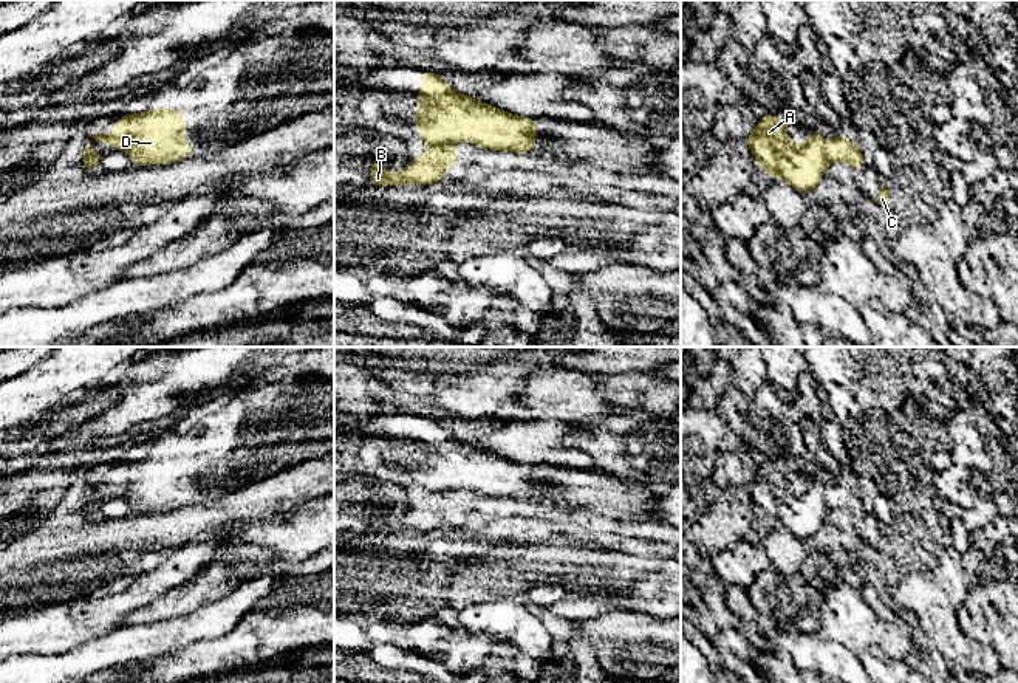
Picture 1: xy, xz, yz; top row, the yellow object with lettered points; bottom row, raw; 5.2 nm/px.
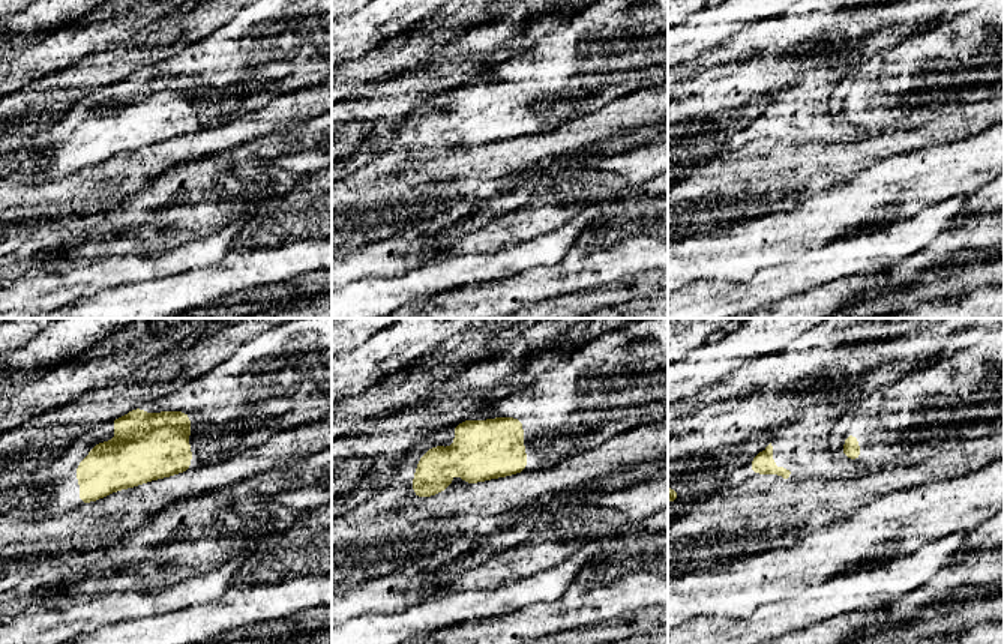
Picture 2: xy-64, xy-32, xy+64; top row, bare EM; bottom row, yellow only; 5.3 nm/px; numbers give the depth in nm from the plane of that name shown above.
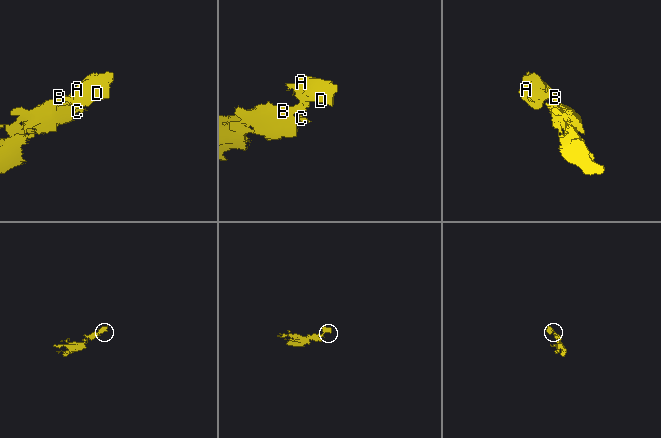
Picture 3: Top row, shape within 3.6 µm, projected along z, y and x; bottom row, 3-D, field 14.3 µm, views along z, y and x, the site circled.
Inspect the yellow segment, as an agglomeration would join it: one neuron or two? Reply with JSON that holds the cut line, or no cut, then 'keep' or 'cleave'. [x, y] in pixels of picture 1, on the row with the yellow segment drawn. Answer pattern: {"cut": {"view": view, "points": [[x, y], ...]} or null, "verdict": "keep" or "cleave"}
{"cut": {"view": "xz", "points": [[449, 143], [433, 143], [430, 146]]}, "verdict": "cleave"}

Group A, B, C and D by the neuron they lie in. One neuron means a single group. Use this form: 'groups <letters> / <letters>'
groups A D / B C

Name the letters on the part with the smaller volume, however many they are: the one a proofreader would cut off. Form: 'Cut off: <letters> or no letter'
Cut off: A, D

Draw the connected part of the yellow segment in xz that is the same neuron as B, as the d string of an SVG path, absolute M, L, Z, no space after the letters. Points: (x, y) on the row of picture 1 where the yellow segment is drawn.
M432 144L424 156L415 158L401 173L390 175L377 160L367 169L370 186L425 186L442 181L442 172L456 164L456 150L450 144Z

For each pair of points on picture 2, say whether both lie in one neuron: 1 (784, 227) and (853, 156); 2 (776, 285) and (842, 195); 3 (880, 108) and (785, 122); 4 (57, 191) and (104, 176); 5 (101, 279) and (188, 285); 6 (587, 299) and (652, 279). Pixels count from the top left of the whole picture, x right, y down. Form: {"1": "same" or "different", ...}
{"1": "different", "2": "different", "3": "same", "4": "same", "5": "different", "6": "same"}

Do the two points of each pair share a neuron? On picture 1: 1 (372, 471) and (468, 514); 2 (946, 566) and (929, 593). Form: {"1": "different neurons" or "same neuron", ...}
{"1": "same neuron", "2": "different neurons"}

